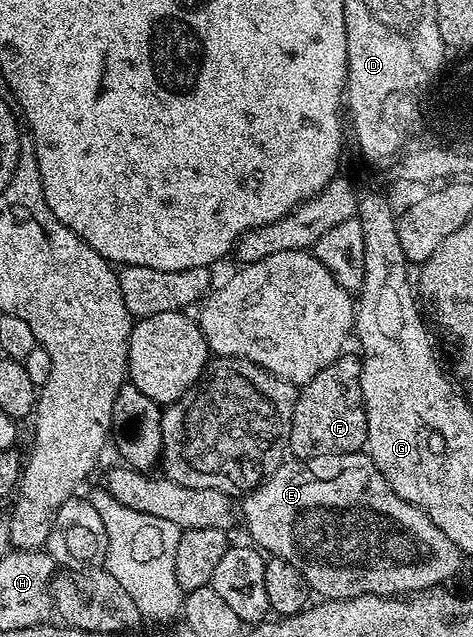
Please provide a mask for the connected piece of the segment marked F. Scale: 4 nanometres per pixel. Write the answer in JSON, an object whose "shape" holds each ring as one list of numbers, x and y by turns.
{"shape":[[342,353,300,387,289,421,287,450,294,459,356,454,367,443,367,412,361,387,361,358]]}

